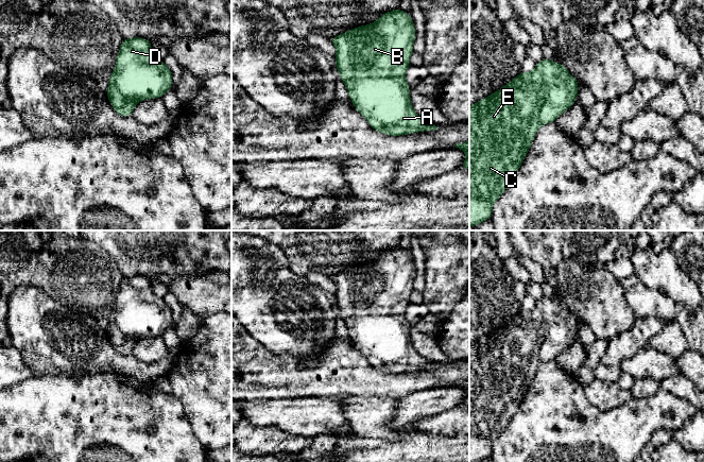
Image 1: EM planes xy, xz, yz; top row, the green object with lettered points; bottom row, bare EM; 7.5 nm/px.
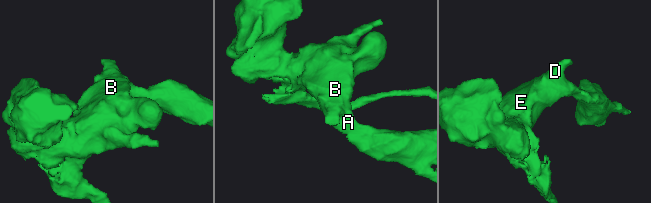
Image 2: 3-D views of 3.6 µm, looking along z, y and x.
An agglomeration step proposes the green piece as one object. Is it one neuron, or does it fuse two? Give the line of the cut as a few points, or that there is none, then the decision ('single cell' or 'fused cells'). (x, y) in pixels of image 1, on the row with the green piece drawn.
cut none; single cell

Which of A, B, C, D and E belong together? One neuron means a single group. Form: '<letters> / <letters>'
A B C D E

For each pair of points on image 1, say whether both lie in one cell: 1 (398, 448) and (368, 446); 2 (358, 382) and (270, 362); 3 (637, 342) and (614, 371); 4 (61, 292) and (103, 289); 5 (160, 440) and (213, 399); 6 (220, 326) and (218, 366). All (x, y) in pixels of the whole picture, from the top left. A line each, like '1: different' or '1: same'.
1: same
2: same
3: same
4: same
5: different
6: same

